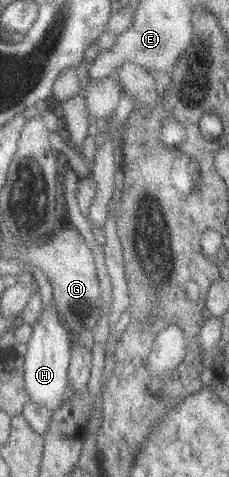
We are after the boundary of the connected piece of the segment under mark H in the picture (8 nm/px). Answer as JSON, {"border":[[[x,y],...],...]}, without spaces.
{"border":[[[51,300],[43,305],[41,316],[31,326],[31,336],[27,340],[25,354],[22,356],[23,386],[29,402],[44,405],[50,412],[61,405],[61,396],[67,384],[66,372],[70,361],[71,335],[66,331],[58,317],[56,304]]]}

